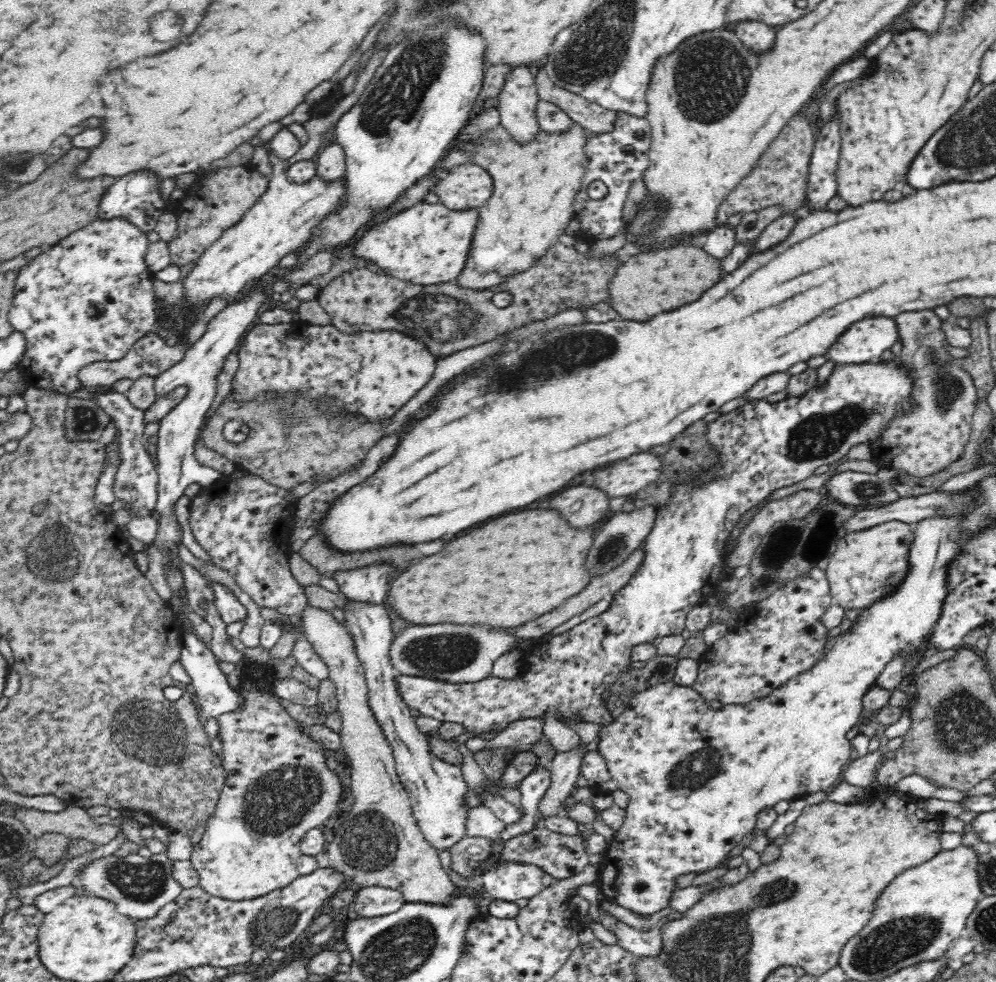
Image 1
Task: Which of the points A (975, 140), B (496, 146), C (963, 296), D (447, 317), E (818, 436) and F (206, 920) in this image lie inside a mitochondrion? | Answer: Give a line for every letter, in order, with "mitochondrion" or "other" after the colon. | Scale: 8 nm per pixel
A: mitochondrion
B: mitochondrion
C: other
D: mitochondrion
E: mitochondrion
F: other

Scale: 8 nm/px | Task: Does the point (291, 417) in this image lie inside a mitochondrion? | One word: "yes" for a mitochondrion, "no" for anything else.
yes

